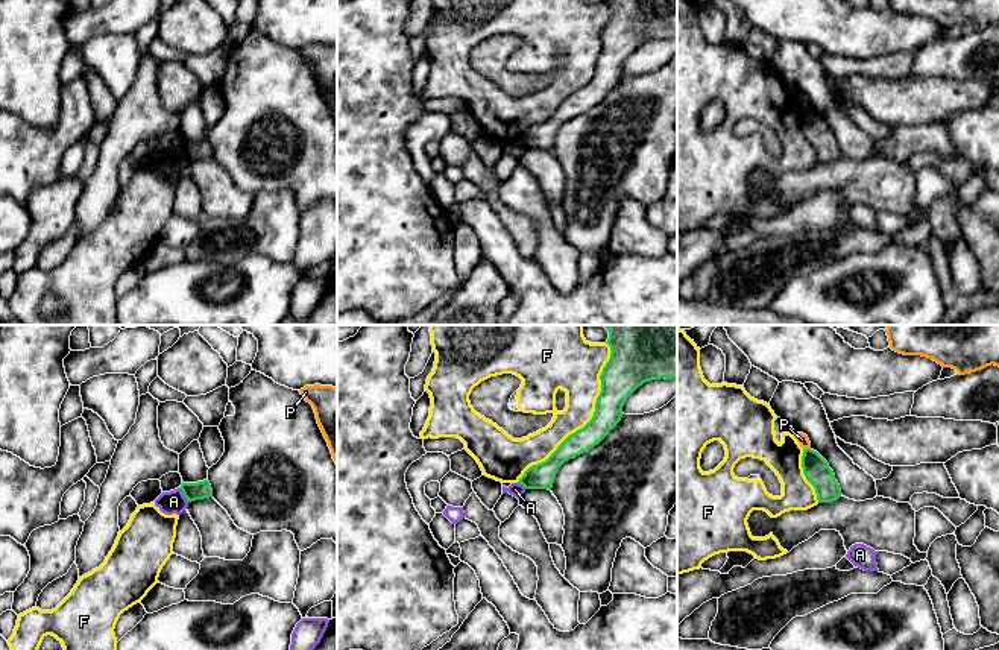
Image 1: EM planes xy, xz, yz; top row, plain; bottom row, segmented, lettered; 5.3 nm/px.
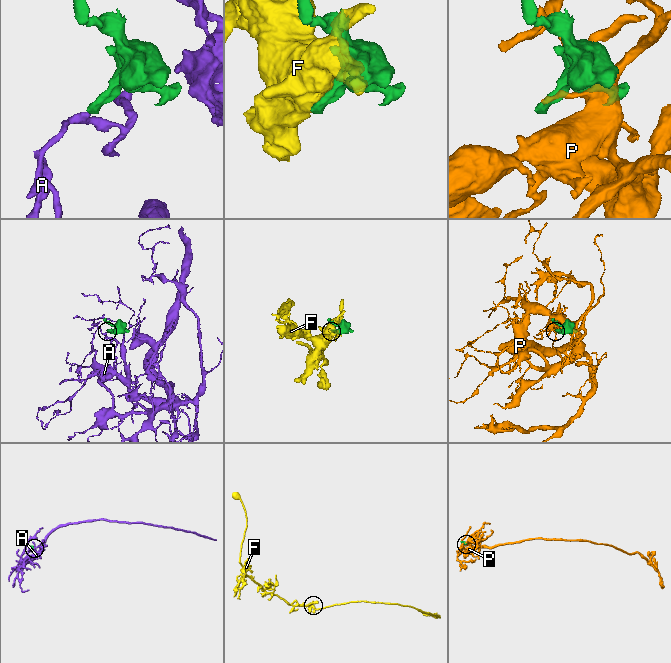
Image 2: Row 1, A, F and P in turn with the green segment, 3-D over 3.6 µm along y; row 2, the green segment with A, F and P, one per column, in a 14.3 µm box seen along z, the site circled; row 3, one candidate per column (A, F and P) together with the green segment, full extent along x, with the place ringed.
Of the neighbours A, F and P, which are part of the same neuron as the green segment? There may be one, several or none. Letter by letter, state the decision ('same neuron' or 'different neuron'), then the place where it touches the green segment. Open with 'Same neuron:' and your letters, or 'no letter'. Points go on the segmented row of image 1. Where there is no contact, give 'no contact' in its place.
Same neuron: no letter
A: different neuron; contact xy (184, 495)
F: different neuron; contact xz (592, 418)
P: different neuron; contact yz (806, 448)

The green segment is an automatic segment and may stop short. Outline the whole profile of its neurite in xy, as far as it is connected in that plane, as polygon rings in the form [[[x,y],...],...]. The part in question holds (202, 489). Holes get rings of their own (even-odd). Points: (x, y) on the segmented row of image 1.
[[[208,480],[197,481],[197,483],[182,481],[181,491],[188,503],[213,497],[213,489]]]

